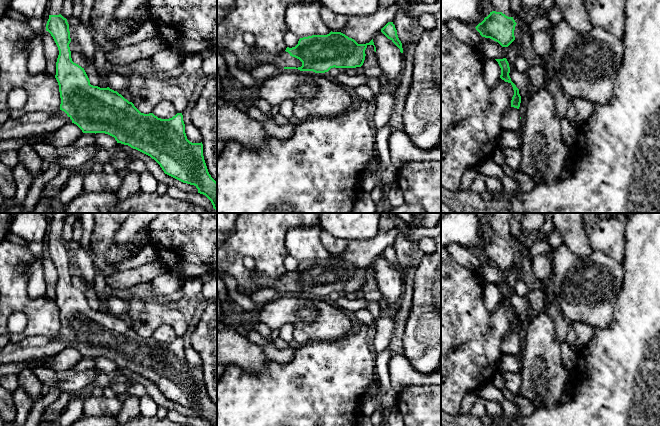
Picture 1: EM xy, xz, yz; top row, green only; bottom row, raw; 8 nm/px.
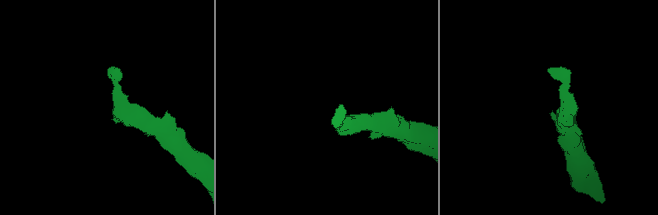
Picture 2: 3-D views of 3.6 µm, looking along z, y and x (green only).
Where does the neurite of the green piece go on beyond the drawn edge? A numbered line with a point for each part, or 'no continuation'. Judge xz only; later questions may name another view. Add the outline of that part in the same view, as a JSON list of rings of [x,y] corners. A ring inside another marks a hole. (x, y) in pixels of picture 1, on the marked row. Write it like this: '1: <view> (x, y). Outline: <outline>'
1: xz (284, 59). Outline: [[[256,51],[253,53],[253,55],[256,57],[257,61],[260,64],[272,64],[280,68],[284,67],[301,67],[302,62],[295,58],[292,57],[288,52],[283,51],[281,54],[272,56],[269,55],[266,52],[263,51]]]

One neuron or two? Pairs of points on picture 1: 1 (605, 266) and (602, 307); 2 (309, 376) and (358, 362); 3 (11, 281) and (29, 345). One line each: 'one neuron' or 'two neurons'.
1: one neuron
2: one neuron
3: two neurons

